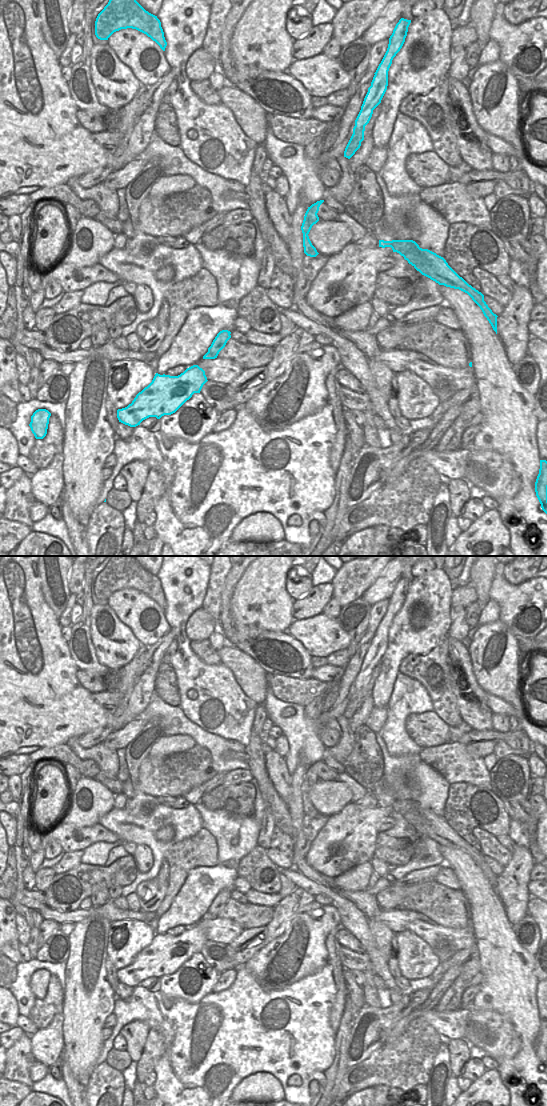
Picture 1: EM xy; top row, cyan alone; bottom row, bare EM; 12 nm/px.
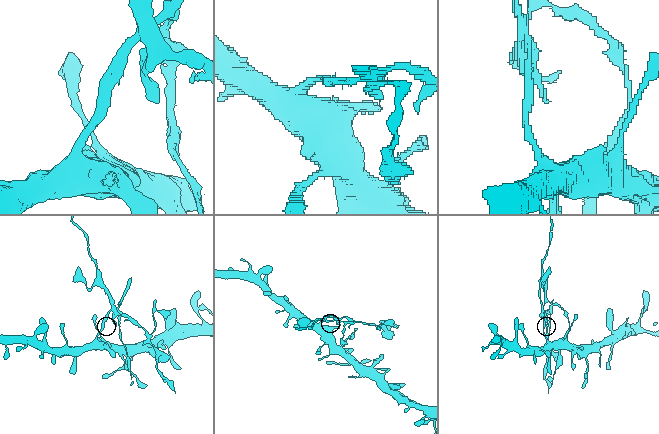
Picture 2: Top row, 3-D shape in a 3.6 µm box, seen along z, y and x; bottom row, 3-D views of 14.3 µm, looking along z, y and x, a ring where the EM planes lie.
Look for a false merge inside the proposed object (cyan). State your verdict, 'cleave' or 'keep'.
cleave

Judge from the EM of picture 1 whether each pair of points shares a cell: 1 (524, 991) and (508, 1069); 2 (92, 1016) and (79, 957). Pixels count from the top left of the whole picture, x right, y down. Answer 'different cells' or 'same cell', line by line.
1: same cell
2: same cell

